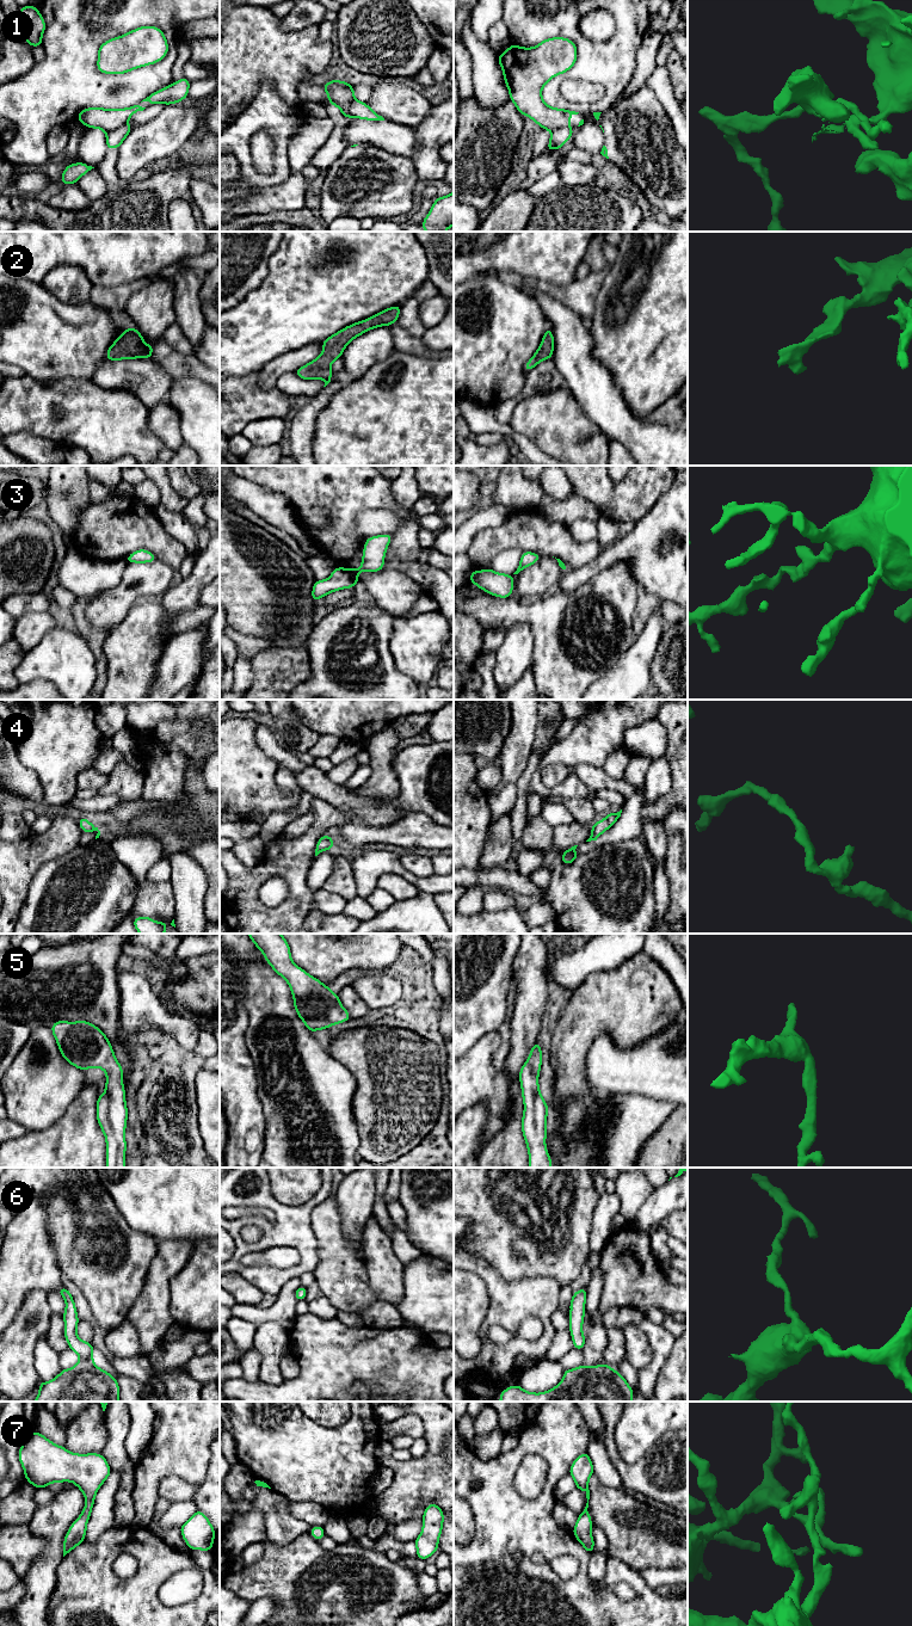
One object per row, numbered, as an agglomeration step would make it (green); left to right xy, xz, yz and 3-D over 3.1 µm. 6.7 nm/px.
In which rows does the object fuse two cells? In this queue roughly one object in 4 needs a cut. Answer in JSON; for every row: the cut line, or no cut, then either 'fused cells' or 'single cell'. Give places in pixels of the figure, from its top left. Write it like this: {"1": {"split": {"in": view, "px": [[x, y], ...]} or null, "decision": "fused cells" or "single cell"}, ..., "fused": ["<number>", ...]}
{"1": {"split": {"in": "xy", "px": [[127, 121], [106, 133]]}, "decision": "fused cells"}, "2": {"split": null, "decision": "single cell"}, "3": {"split": null, "decision": "single cell"}, "4": {"split": null, "decision": "single cell"}, "5": {"split": null, "decision": "single cell"}, "6": {"split": null, "decision": "single cell"}, "7": {"split": null, "decision": "single cell"}, "fused": ["1"]}

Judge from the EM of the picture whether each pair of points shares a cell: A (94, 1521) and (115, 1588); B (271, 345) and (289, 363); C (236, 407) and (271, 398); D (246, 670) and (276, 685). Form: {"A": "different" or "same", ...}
{"A": "different", "B": "different", "C": "same", "D": "different"}

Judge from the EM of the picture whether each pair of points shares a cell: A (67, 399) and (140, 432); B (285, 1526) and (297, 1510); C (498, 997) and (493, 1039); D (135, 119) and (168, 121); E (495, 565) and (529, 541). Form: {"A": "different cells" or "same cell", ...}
{"A": "same cell", "B": "different cells", "C": "different cells", "D": "different cells", "E": "different cells"}

